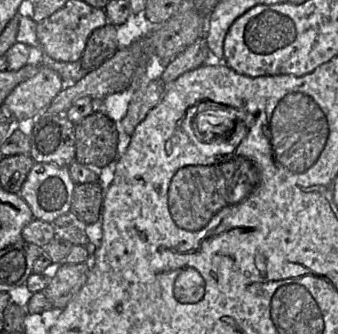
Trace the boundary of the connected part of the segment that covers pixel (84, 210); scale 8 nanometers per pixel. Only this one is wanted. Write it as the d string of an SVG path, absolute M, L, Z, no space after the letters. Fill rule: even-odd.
M98 182L76 184L71 212L85 224L94 224L101 217L104 194Z

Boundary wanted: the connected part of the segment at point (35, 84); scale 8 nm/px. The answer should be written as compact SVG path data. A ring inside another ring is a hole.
M41 65L35 76L10 92L3 106L15 121L36 119L64 87L65 83L56 71Z

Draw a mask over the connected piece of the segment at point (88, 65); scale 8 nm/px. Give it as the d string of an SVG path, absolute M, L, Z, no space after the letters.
M107 23L98 28L88 38L80 59L82 68L92 71L117 51L117 26Z

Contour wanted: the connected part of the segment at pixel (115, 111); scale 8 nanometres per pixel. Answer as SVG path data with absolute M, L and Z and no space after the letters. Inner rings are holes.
M123 91L108 95L102 100L93 100L93 112L104 113L116 124L120 138L119 155L124 149L127 150L131 141L131 136L123 128L122 119L128 111L129 102L133 94L128 91Z

